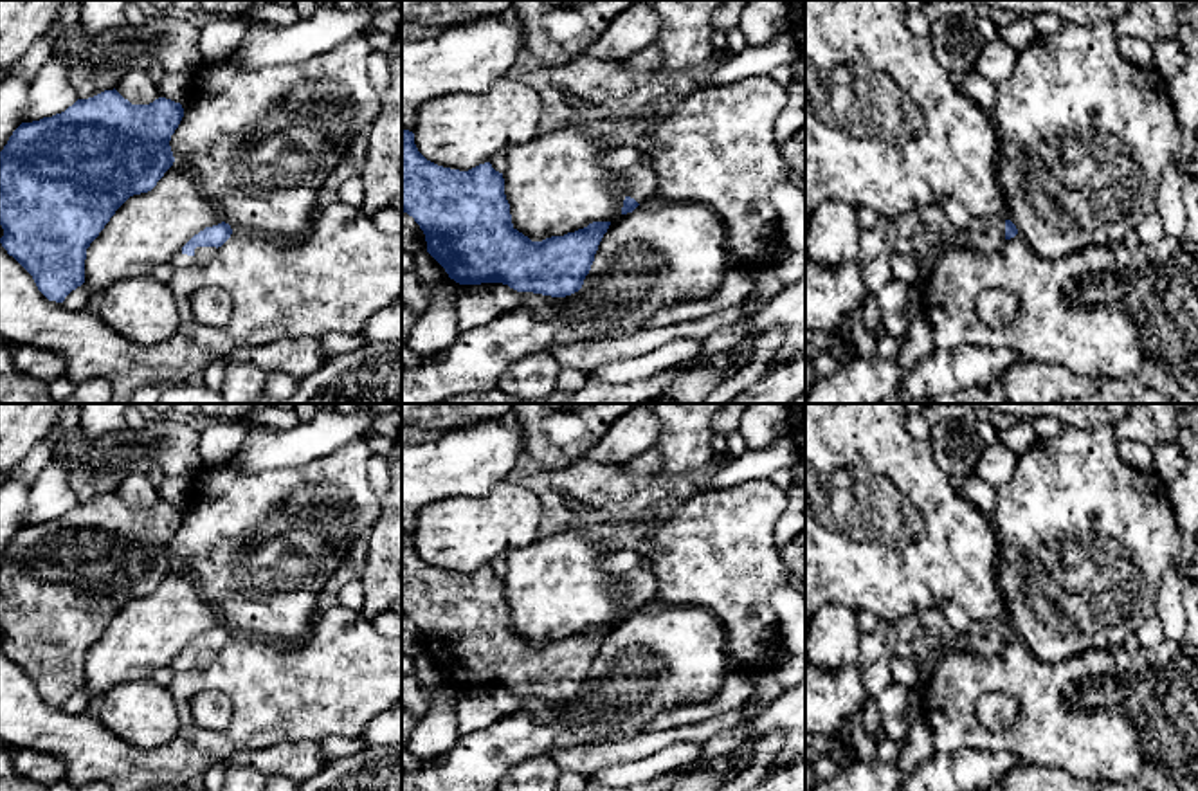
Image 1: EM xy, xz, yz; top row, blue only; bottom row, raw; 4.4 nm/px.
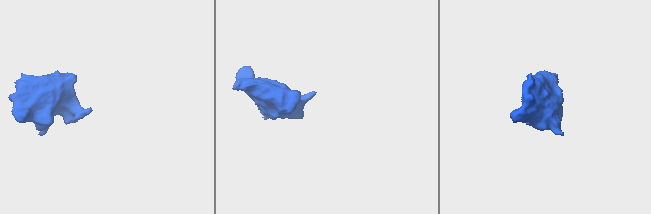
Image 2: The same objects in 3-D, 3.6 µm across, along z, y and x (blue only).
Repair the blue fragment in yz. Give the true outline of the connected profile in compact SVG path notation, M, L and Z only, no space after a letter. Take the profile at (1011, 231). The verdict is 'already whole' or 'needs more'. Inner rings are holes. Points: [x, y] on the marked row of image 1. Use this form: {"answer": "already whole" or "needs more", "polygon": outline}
{"answer": "needs more", "polygon": "M973 216L969 229L962 241L984 254L993 254L1003 247L1003 243L1018 234L1016 225L1011 220L994 216Z"}

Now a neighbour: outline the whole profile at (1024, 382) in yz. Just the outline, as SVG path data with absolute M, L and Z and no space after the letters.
M1018 360L996 380L1003 384L1007 404L1061 404L1088 398L1099 391L1101 378L1079 378L1063 366Z

